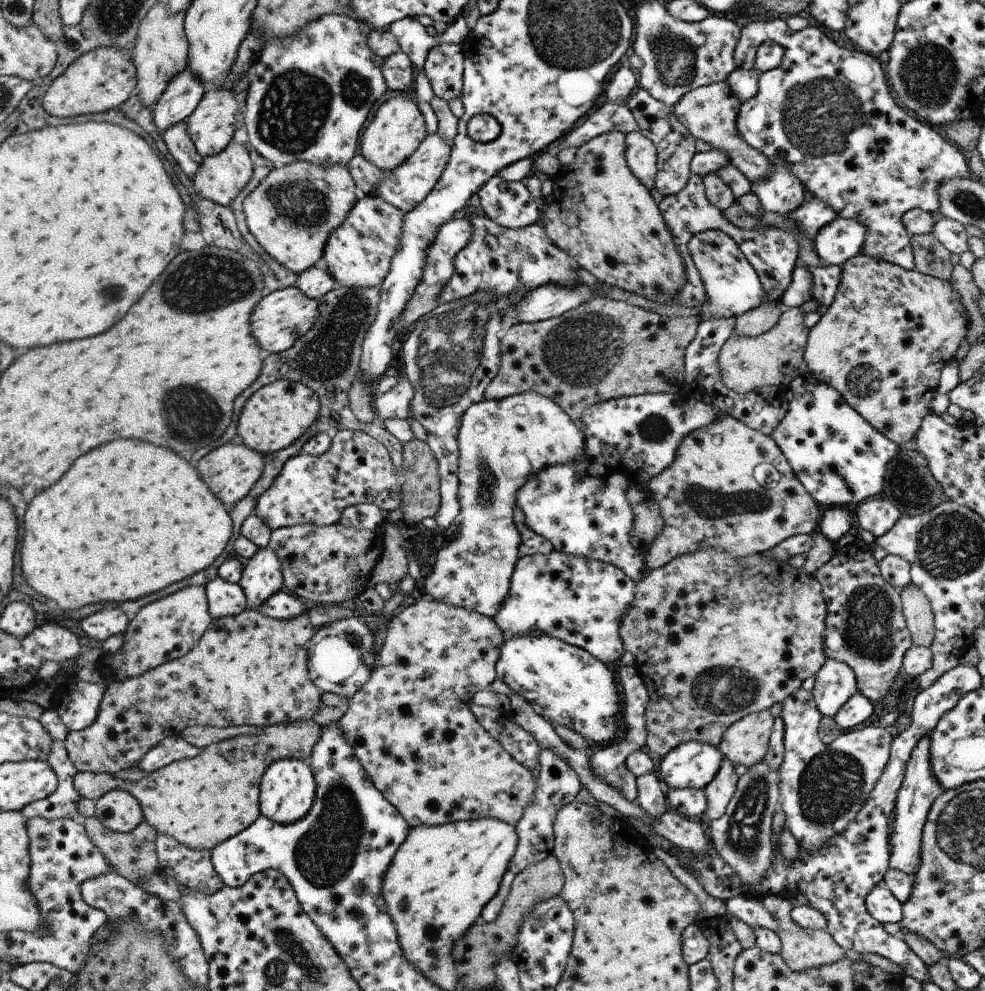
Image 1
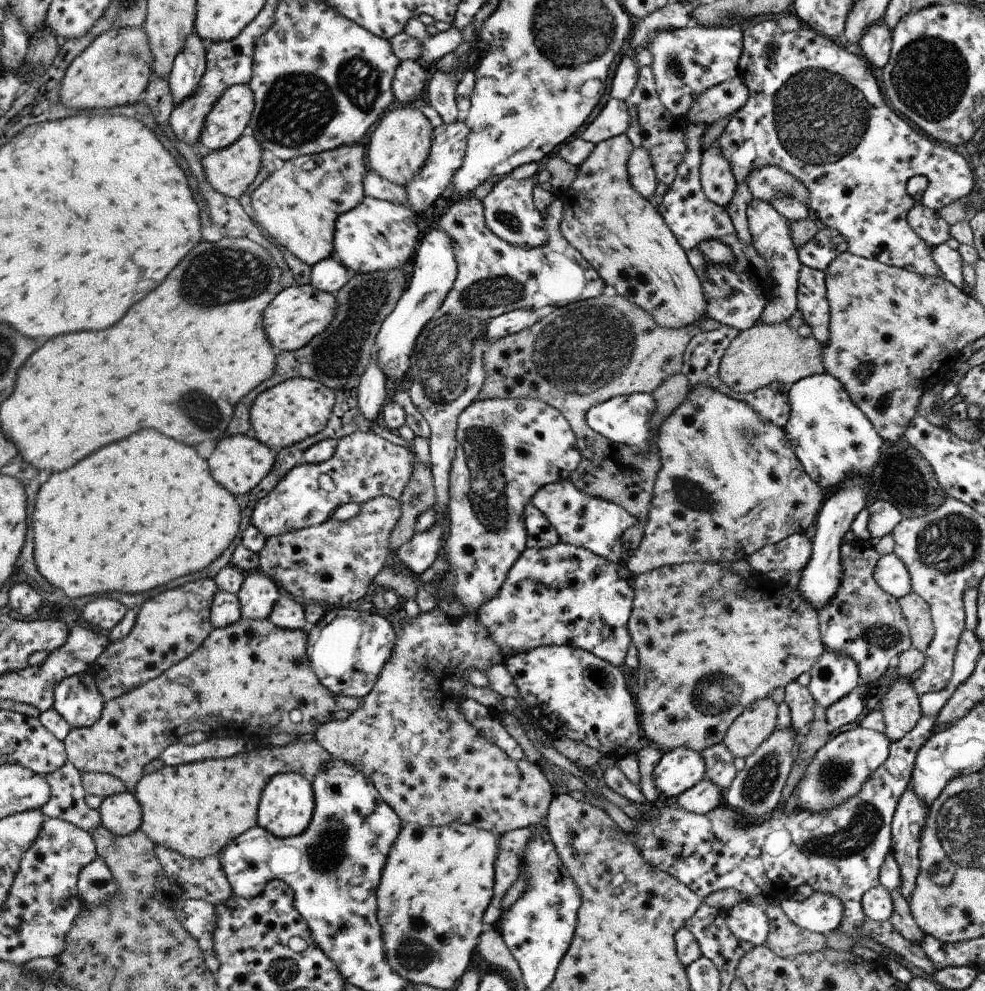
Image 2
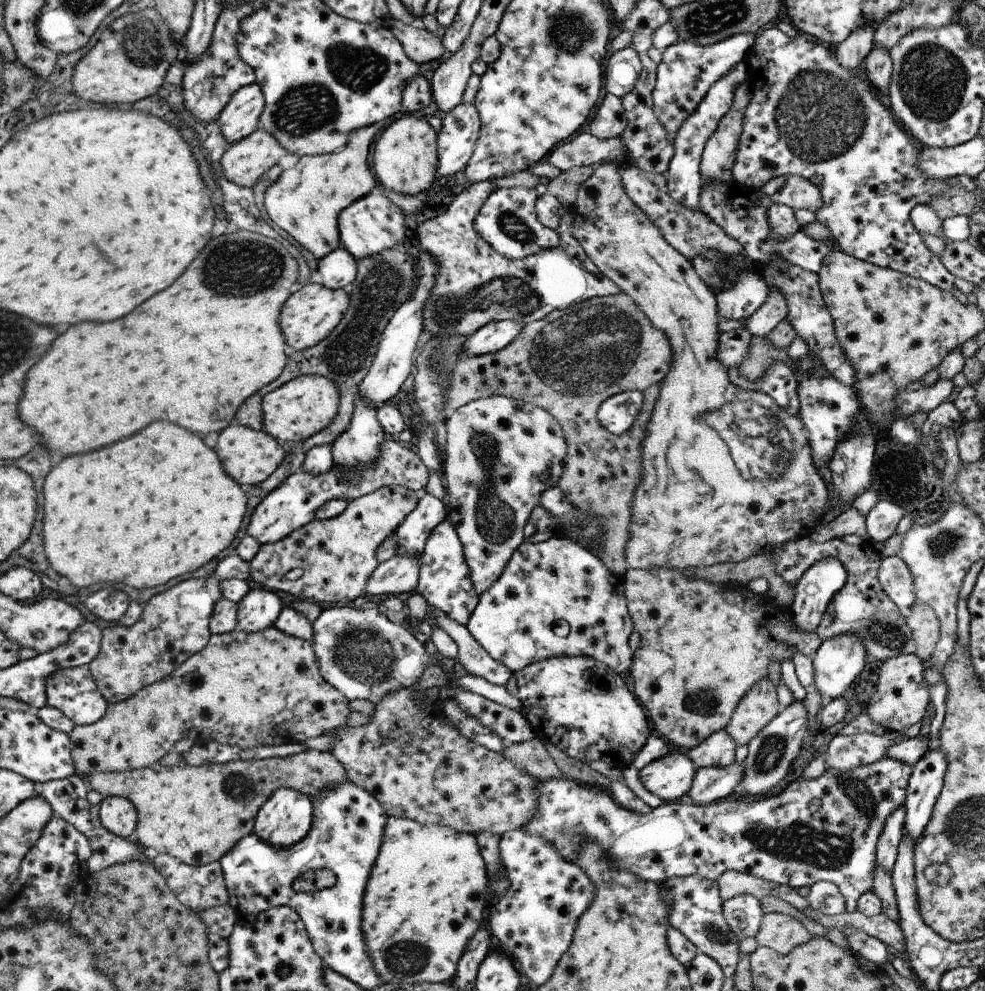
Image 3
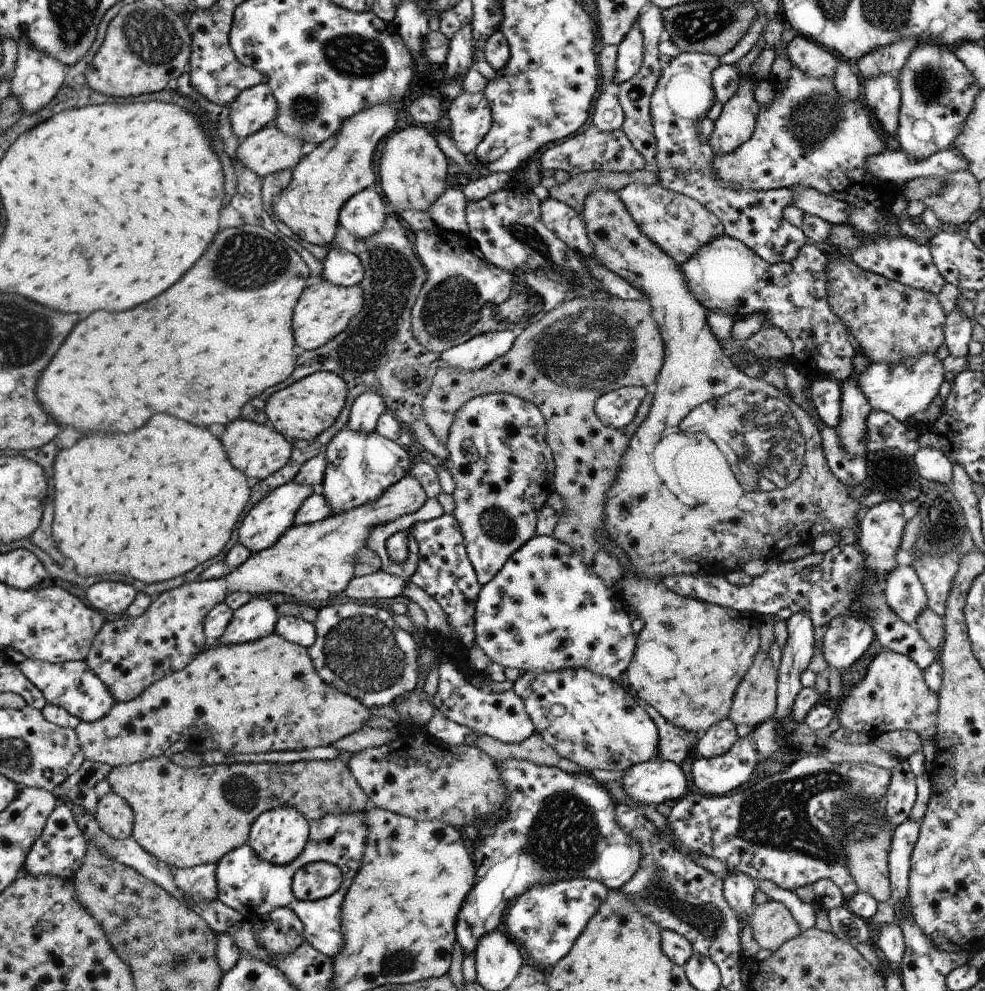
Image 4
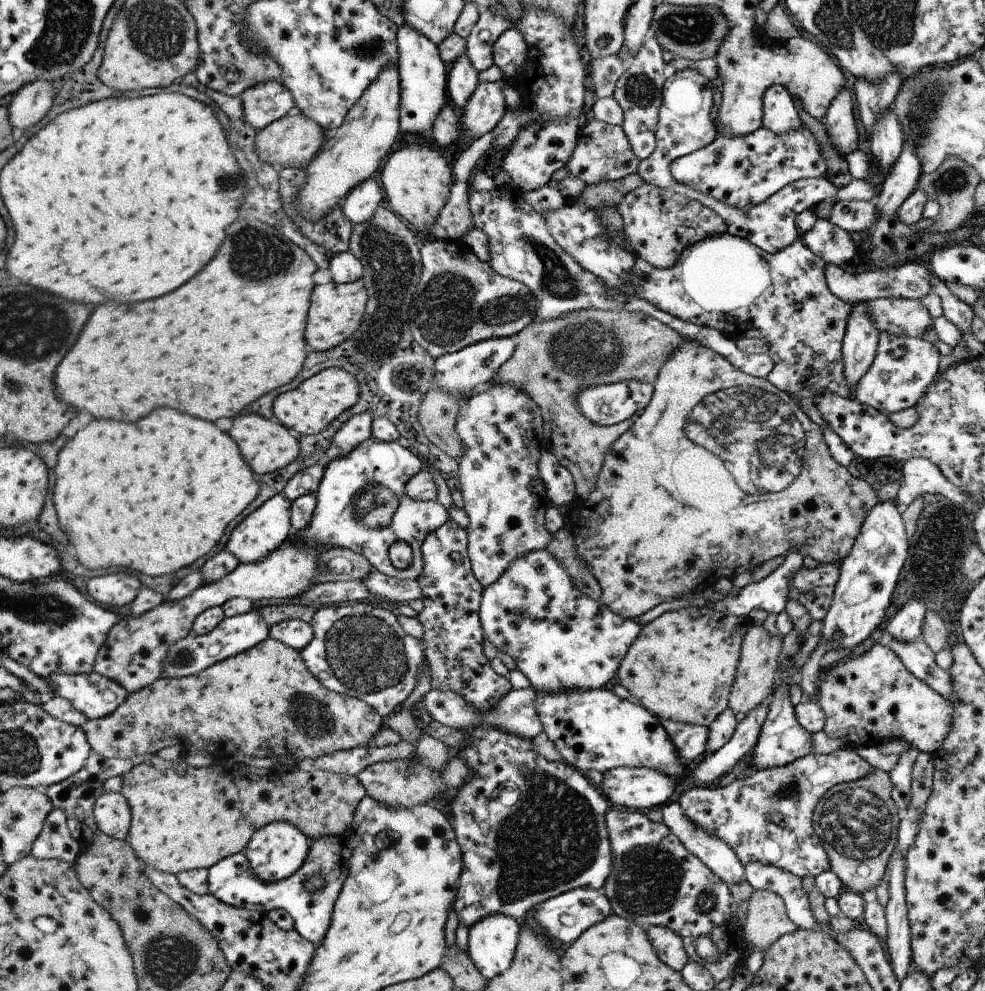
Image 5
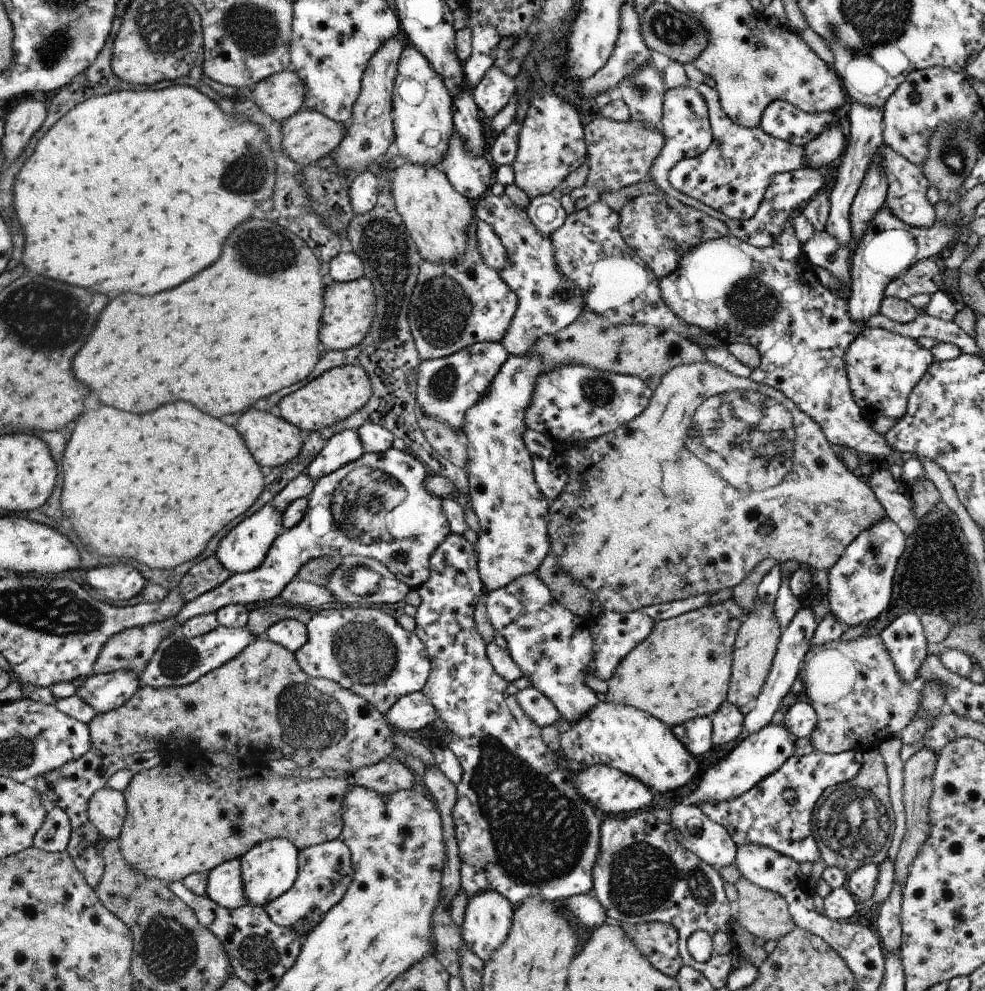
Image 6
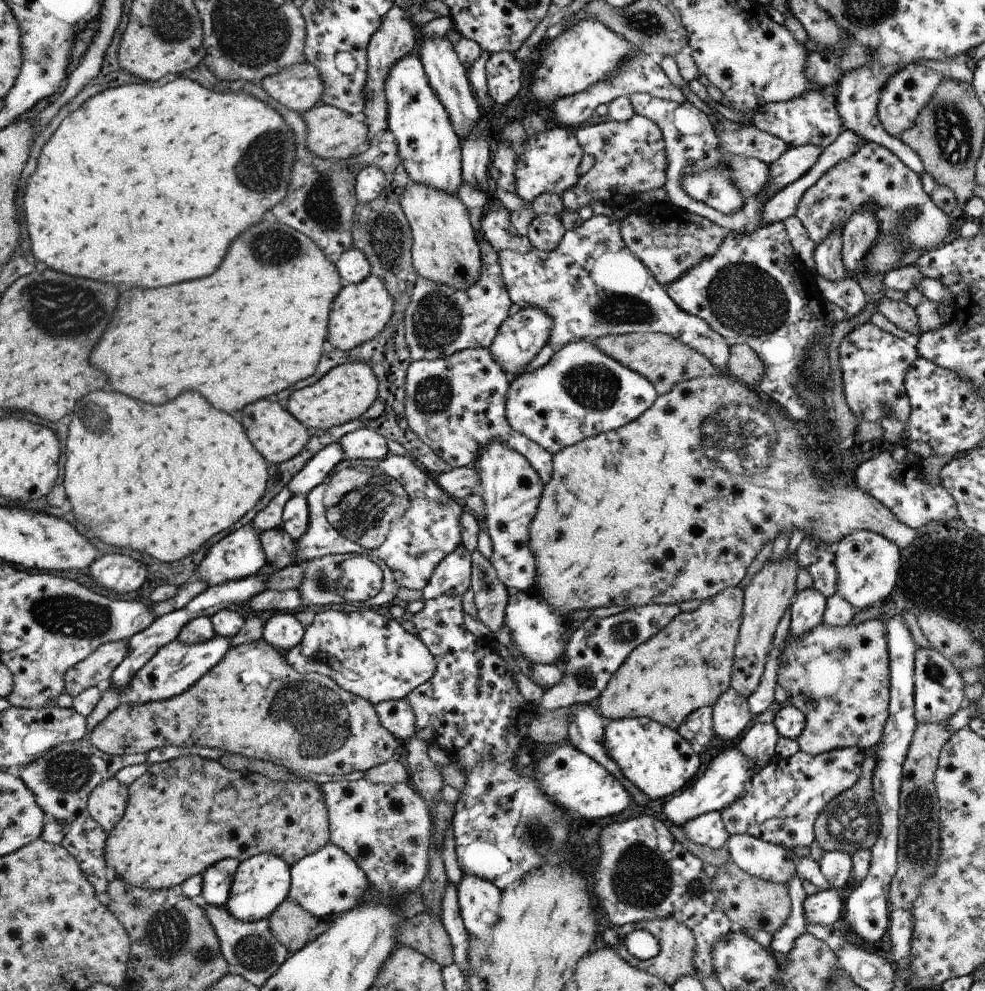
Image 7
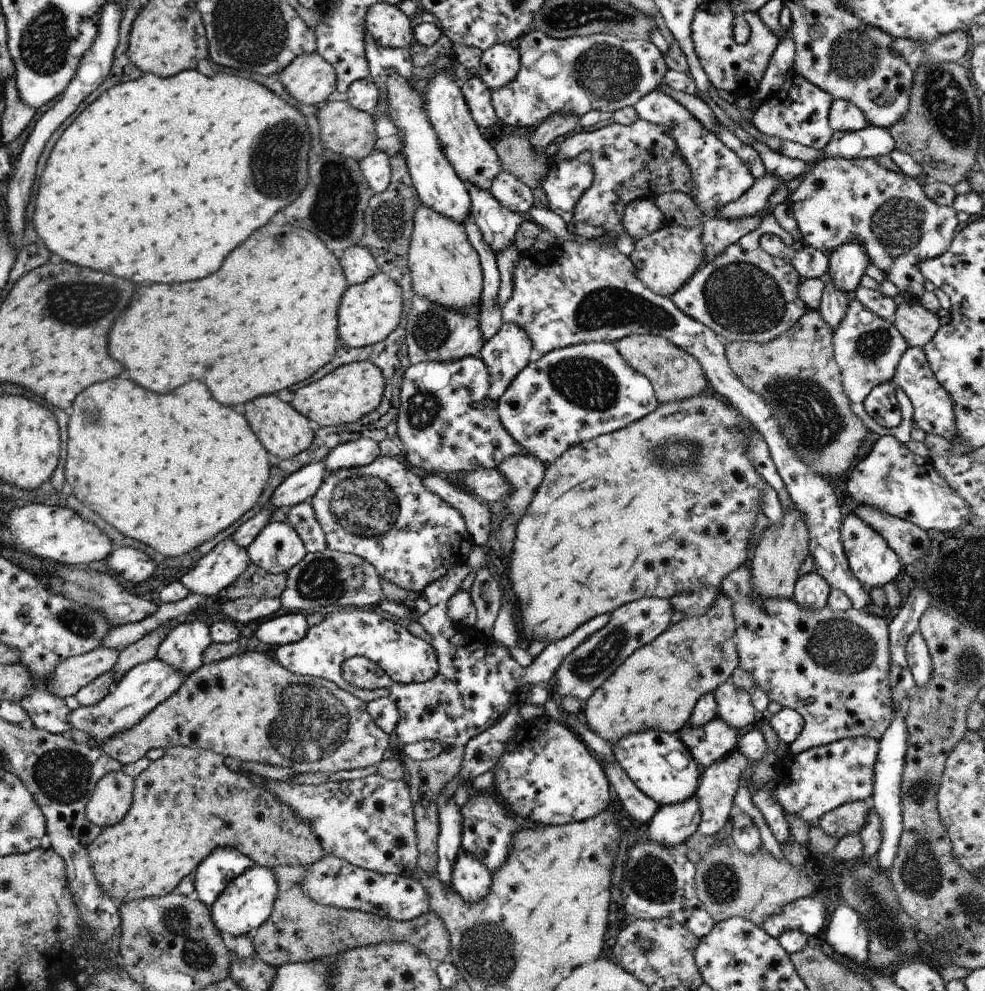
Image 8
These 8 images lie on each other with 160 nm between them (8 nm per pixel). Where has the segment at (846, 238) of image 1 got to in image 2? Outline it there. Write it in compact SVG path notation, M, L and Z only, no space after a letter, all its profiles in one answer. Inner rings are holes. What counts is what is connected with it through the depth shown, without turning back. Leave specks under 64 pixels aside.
M822 226L814 239L806 242L797 252L802 265L826 271L834 258L849 251L846 238L838 230Z

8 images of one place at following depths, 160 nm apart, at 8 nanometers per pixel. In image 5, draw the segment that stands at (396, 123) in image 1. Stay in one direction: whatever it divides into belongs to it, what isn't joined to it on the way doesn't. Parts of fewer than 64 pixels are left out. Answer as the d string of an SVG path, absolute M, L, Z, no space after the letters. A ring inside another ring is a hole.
M410 144L393 152L378 174L382 179L382 186L385 187L386 205L396 214L402 215L402 218L406 218L425 240L436 240L430 232L450 196L450 165L438 148L432 150L430 146Z

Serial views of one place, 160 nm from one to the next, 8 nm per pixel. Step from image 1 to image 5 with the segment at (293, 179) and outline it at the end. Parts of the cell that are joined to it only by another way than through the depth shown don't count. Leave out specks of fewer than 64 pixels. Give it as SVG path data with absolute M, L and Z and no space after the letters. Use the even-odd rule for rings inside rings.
M390 63L362 93L334 137L326 143L314 162L307 166L306 182L296 204L298 212L312 220L322 218L332 211L330 208L336 206L344 194L348 195L380 168L380 162L392 150L401 131L398 128L398 104L401 104L400 70L397 65Z

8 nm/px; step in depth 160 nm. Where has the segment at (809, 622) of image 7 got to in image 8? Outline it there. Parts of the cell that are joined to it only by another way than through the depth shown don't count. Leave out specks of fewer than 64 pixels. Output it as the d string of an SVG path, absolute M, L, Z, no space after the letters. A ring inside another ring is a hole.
M808 572L798 578L792 598L804 610L820 612L827 605L831 589L818 572Z

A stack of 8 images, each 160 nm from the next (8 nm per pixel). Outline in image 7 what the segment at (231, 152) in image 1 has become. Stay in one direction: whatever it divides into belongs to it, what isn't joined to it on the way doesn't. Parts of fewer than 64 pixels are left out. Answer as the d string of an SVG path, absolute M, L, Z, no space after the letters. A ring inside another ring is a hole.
M326 103L316 104L312 109L302 114L307 124L307 147L323 159L338 161L342 158L350 158L352 150L368 142L368 128L362 120L356 120L354 116L345 110L340 110L334 105Z

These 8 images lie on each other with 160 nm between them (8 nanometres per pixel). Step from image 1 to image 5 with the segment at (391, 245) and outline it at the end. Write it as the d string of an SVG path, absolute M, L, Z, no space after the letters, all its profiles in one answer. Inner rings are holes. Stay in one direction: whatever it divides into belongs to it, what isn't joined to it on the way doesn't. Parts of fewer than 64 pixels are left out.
M367 178L348 194L342 206L344 214L353 225L369 221L382 202L382 188L374 178Z

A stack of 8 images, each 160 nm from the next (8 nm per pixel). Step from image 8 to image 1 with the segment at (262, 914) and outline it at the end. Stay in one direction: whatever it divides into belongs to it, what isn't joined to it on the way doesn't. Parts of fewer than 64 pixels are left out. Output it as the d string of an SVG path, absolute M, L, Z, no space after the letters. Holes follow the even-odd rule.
M282 758L272 762L262 776L259 795L260 813L266 818L273 819L274 822L292 824L300 818L305 818L313 809L314 798L316 798L316 782L308 761Z

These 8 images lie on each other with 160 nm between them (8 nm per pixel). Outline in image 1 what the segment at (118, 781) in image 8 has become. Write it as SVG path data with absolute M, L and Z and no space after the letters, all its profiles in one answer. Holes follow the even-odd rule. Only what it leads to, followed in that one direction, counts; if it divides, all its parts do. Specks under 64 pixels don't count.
M116 788L95 801L95 818L109 830L128 833L144 821L141 804L130 792Z

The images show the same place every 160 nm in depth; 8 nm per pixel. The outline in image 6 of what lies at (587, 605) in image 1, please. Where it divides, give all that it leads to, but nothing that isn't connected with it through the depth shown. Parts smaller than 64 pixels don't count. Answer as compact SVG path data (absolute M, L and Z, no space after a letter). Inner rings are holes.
M536 573L518 577L501 589L488 591L484 603L488 620L503 634L507 651L523 676L532 680L536 690L554 702L560 718L574 723L597 706L601 696L583 683L594 656L593 635L589 631L593 619L583 619L562 606Z

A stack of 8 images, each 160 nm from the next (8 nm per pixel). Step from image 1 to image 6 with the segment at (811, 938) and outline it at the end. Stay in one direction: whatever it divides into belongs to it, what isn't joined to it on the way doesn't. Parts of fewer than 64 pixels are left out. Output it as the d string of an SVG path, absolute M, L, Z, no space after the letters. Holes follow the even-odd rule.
M741 875L734 885L738 892L738 898L733 904L734 909L738 912L737 923L742 928L746 928L754 938L777 941L797 927L790 914L786 899L780 893L760 888L744 875Z

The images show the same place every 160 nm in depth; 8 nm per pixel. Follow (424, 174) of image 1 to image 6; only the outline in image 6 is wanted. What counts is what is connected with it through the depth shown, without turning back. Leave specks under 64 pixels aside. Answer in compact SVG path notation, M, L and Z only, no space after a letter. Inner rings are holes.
M492 65L484 78L472 88L473 99L482 110L482 118L493 118L514 98L517 88L512 76Z

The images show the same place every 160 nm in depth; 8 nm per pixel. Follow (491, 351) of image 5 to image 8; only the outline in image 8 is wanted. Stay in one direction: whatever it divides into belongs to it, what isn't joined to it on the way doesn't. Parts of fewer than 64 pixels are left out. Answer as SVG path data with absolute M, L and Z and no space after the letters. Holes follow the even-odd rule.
M466 357L460 361L454 362L440 362L440 361L428 361L418 363L417 365L411 364L404 376L404 386L402 386L402 402L397 418L397 435L399 438L398 446L402 451L401 459L410 464L412 468L418 468L418 470L424 470L424 472L431 472L432 474L447 475L452 472L468 472L476 471L479 469L496 469L505 458L514 456L515 454L526 453L523 446L516 442L511 434L505 429L501 422L501 417L498 414L497 402L494 403L489 398L489 390L492 386L492 376L489 374L489 369L486 363L479 357Z

